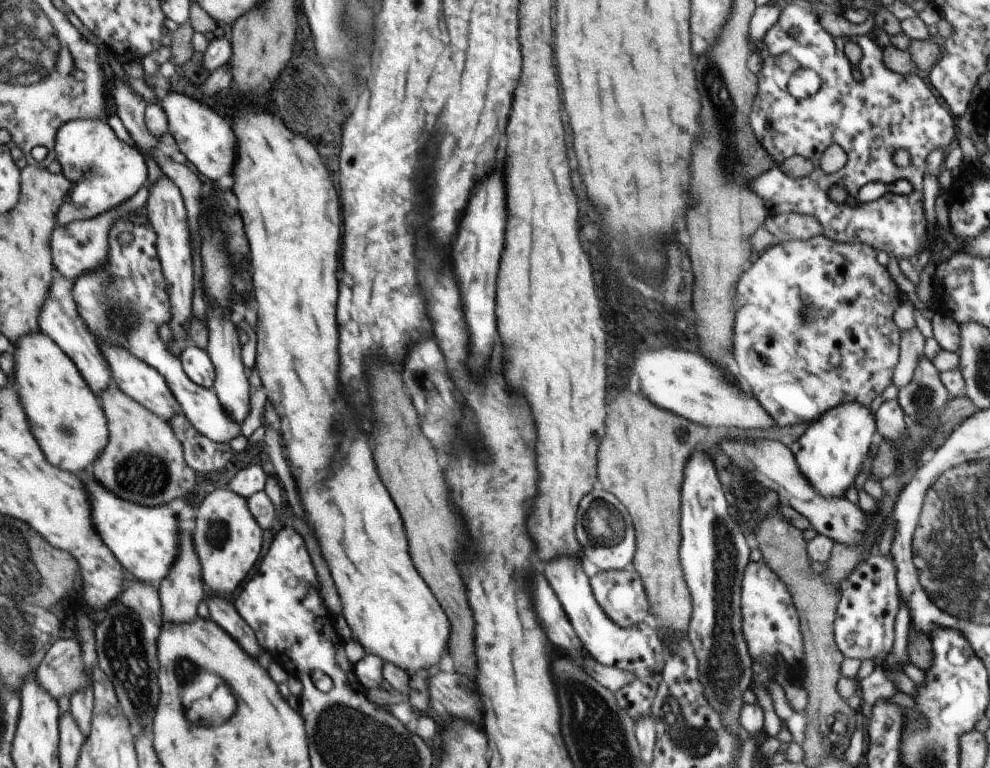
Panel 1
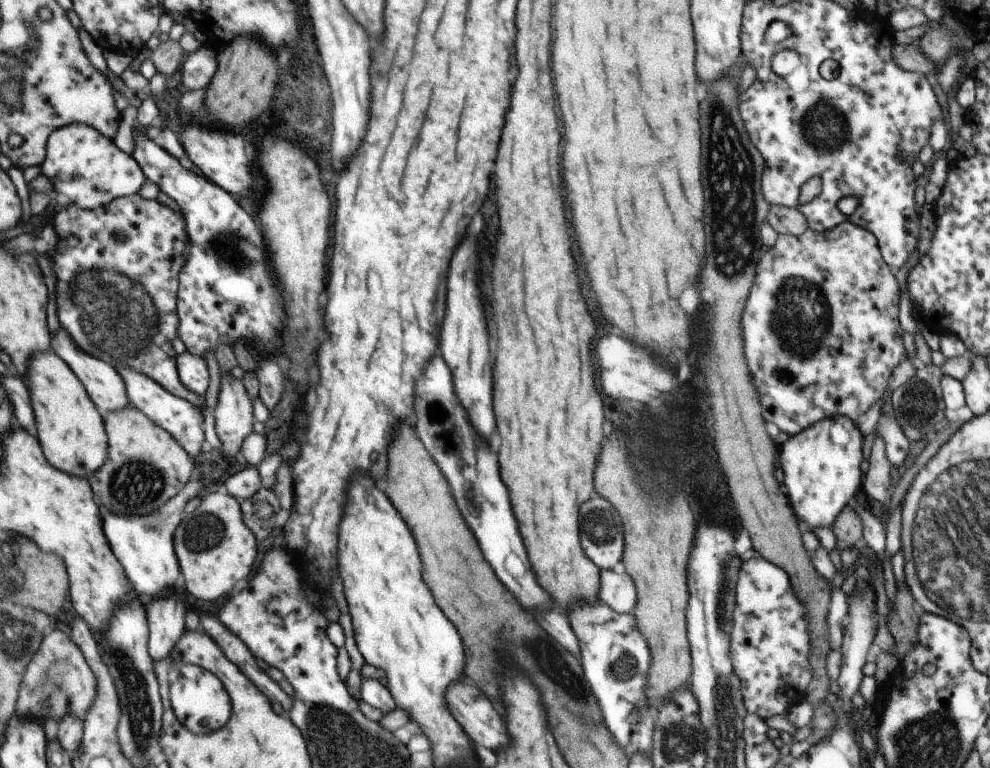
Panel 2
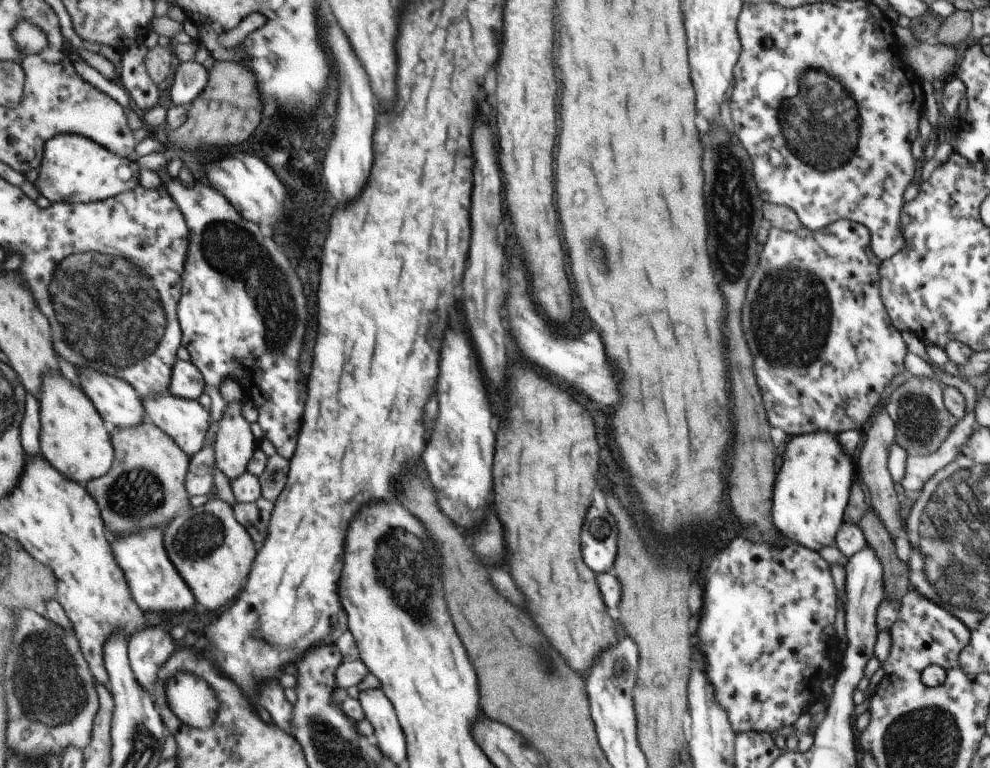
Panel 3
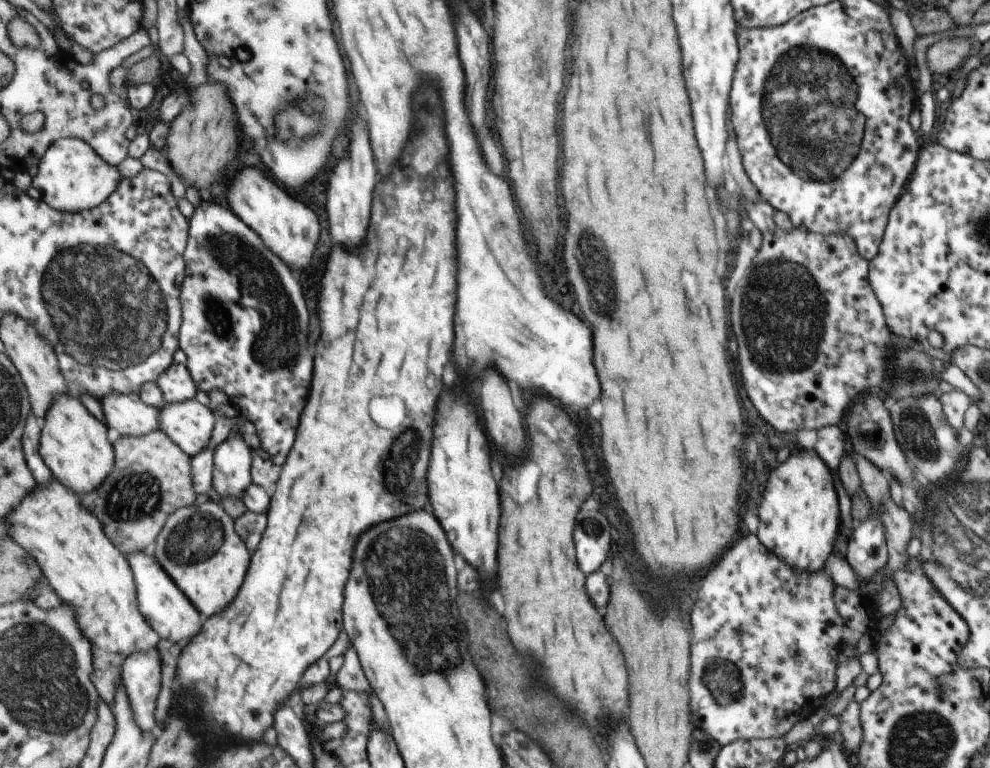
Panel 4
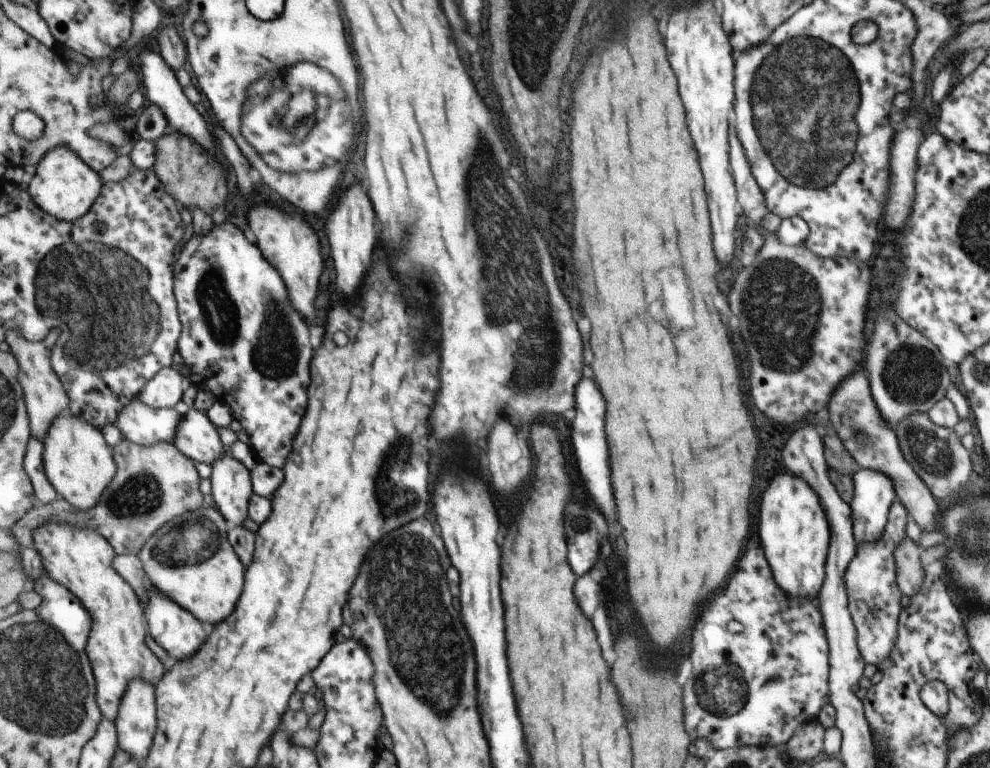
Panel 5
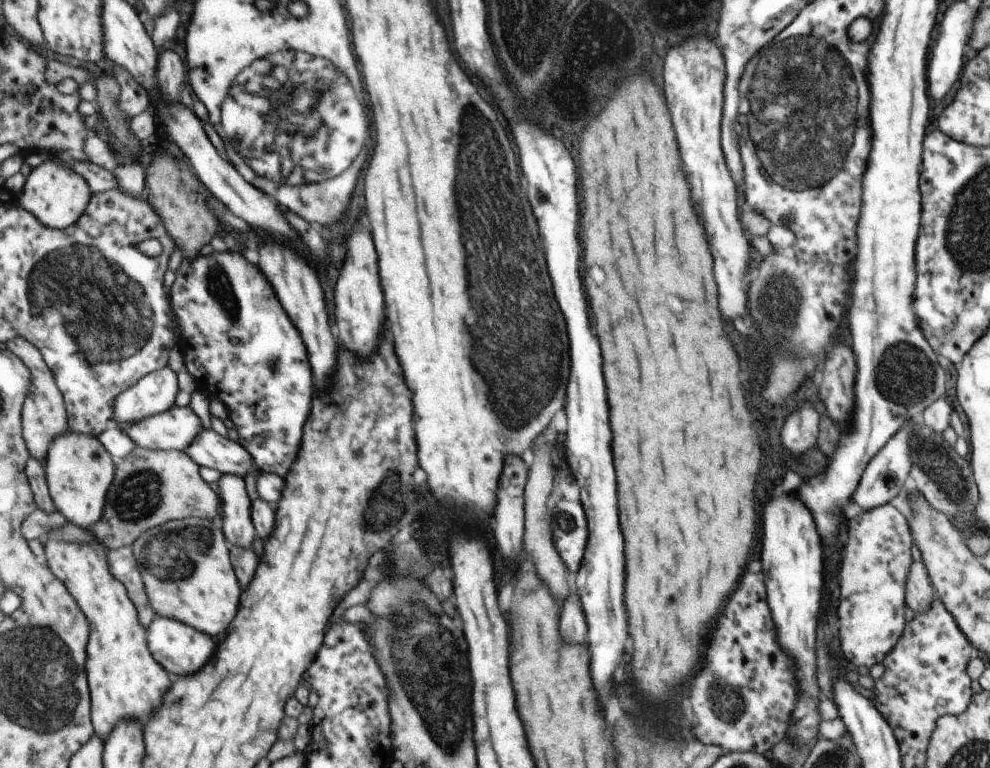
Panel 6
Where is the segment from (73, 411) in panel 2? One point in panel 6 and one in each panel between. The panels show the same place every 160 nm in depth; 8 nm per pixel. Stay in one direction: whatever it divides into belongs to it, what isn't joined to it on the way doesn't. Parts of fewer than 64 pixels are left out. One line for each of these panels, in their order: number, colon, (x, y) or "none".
3: (73, 437)
4: (74, 443)
5: (79, 462)
6: (80, 472)

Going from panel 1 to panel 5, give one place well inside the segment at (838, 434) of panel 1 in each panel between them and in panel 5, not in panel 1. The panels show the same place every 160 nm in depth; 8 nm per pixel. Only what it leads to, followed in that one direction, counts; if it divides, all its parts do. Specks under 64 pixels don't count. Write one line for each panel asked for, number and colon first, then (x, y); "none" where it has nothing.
2: (820, 464)
3: (816, 473)
4: (800, 507)
5: (794, 532)

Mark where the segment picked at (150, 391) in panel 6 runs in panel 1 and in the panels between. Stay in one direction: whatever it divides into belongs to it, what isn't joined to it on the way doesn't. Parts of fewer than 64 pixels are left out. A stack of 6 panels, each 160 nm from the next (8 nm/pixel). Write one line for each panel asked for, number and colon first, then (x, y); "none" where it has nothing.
1: (198, 363)
2: (194, 372)
3: (188, 381)
4: (177, 385)
5: (166, 390)

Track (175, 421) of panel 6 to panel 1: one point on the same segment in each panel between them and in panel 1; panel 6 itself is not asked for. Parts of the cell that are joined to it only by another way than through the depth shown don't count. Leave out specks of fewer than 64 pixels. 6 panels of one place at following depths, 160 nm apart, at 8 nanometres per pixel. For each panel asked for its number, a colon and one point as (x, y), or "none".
1: (60, 318)
2: (102, 380)
3: (121, 406)
4: (127, 413)
5: (143, 424)

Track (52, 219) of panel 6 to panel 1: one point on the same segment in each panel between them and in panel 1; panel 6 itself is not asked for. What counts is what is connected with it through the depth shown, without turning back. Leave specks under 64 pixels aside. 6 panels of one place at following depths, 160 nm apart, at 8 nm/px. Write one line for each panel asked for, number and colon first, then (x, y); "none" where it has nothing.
1: (88, 149)
2: (77, 150)
3: (76, 169)
4: (74, 177)
5: (65, 186)

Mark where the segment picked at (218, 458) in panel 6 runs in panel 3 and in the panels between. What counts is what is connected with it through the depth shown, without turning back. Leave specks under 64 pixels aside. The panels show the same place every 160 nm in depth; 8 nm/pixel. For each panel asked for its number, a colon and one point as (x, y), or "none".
3: (186, 421)
4: (190, 424)
5: (197, 438)

